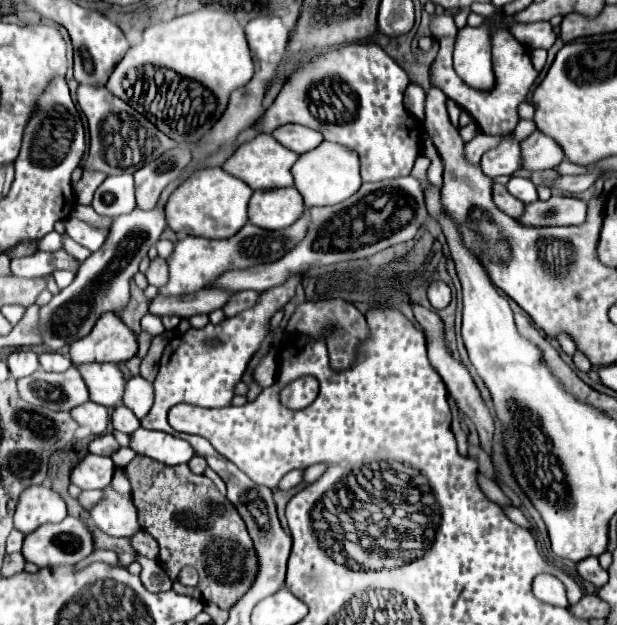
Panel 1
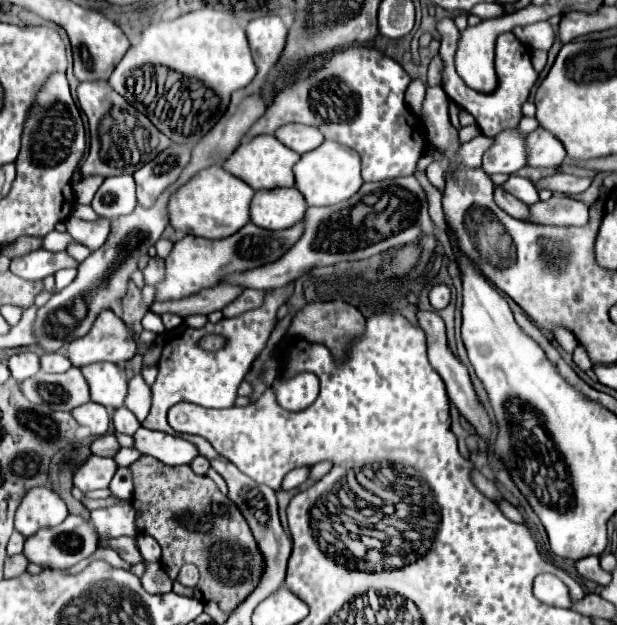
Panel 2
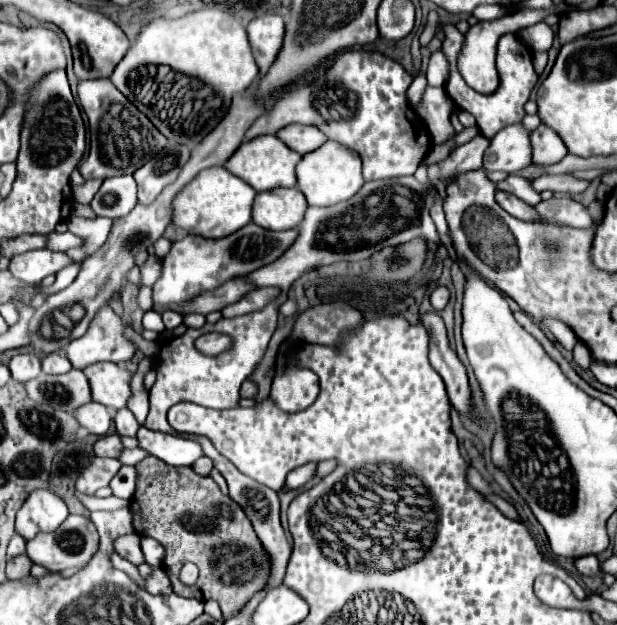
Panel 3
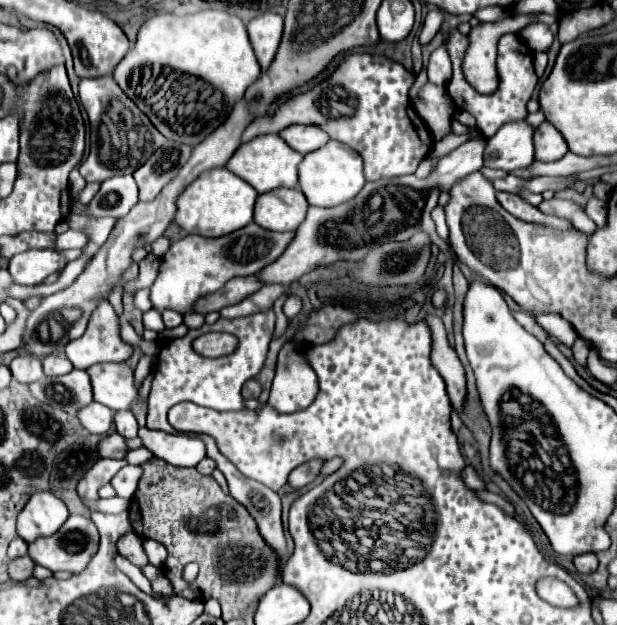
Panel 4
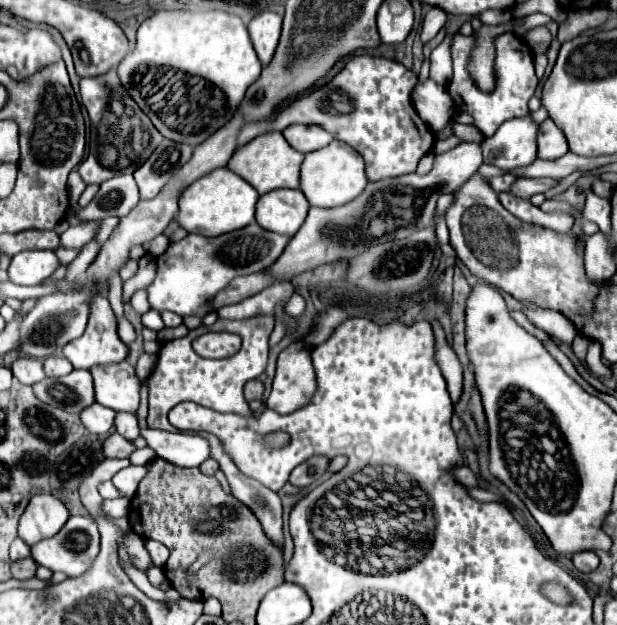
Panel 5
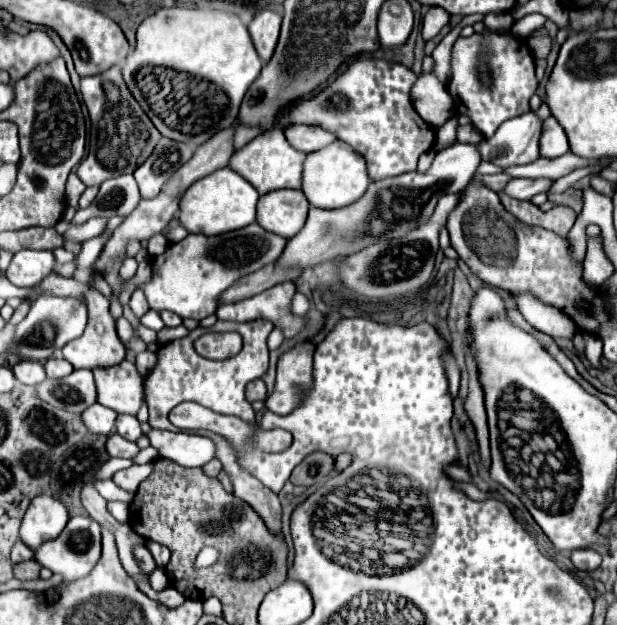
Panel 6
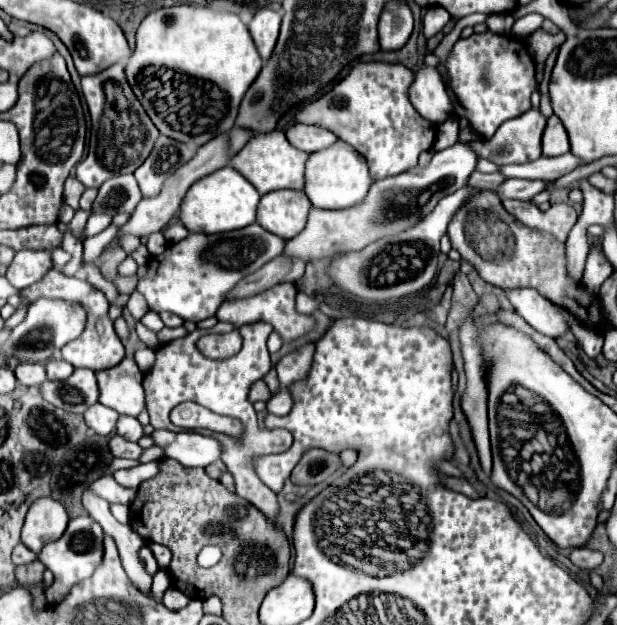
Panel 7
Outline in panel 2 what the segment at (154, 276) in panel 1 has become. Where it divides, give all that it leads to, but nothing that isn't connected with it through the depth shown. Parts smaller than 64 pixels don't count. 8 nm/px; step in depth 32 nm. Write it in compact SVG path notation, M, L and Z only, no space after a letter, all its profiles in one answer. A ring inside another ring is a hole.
M150 258L148 266L142 270L146 284L158 284L164 278L164 260L162 258Z

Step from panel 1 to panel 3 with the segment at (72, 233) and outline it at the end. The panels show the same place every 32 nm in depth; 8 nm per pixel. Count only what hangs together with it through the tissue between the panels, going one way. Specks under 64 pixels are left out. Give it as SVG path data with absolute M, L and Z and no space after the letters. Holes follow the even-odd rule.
M70 216L66 220L68 230L82 236L86 246L90 248L100 248L112 228L112 220L108 218L80 218L80 216Z

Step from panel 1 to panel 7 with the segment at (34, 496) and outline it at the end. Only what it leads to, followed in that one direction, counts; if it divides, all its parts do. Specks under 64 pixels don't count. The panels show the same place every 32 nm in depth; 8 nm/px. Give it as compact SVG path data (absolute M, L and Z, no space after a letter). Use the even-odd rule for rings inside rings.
M40 498L36 500L28 514L22 528L22 544L26 544L34 554L40 554L44 544L60 540L68 526L68 514L64 506L56 500Z

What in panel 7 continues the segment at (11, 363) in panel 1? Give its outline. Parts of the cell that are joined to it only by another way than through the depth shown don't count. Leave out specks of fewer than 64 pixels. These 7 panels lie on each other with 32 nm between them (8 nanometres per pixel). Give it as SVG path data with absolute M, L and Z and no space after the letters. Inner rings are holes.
M18 364L14 370L16 378L24 386L42 386L46 380L46 368L44 364Z

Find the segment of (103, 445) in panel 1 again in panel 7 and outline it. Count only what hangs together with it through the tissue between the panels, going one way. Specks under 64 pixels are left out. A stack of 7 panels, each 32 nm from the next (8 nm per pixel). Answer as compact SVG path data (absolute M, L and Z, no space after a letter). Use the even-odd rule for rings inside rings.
M114 436L114 438L110 440L110 450L112 450L112 454L118 456L118 458L138 458L138 456L142 456L142 452L144 452L138 442L128 442L128 440L124 440L122 436Z

